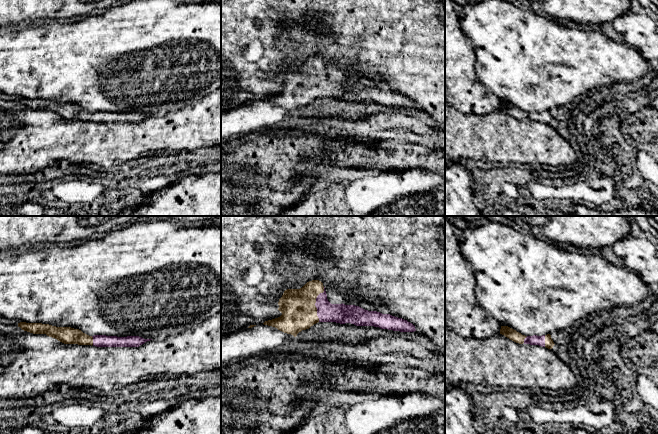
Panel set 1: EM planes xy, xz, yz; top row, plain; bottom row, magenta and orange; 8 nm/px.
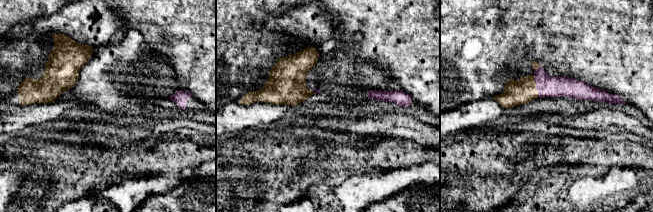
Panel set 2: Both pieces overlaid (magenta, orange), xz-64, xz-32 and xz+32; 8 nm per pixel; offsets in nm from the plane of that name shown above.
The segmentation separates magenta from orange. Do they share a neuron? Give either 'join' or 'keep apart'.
join

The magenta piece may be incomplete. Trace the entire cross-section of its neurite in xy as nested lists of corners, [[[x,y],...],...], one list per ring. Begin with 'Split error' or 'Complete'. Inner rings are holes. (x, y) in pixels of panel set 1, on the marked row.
Split error. [[[0,316],[0,323],[5,325],[17,325],[22,330],[33,334],[46,334],[64,344],[93,345],[96,347],[139,347],[152,339],[144,339],[139,336],[89,336],[79,329],[71,327],[56,327],[42,323],[26,323],[15,319]]]

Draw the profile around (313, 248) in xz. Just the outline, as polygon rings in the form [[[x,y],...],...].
[[[312,237],[306,244],[307,252],[318,257],[328,257],[329,252],[327,251],[326,247],[324,245],[318,245],[317,240],[317,237]]]

